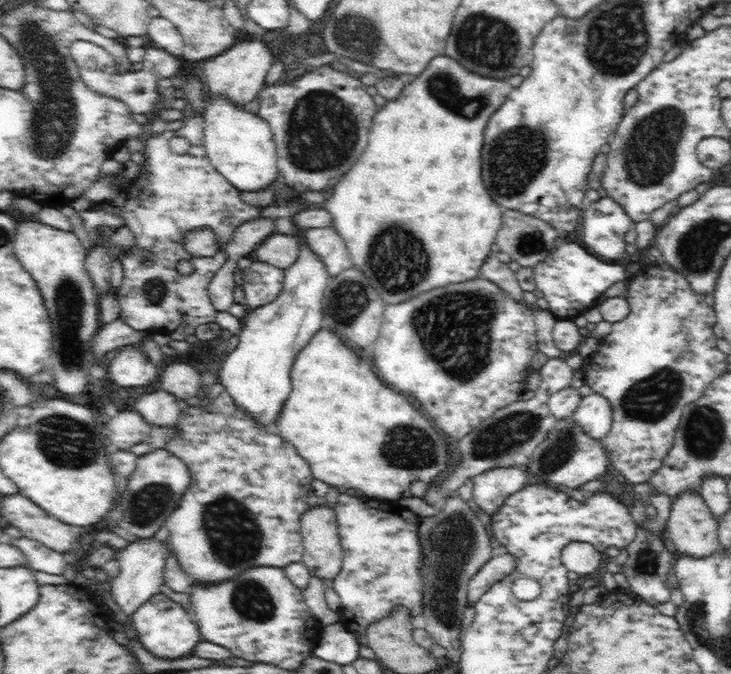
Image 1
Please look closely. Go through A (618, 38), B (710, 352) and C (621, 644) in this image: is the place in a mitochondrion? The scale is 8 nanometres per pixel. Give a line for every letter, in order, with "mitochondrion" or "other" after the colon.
A: mitochondrion
B: other
C: other

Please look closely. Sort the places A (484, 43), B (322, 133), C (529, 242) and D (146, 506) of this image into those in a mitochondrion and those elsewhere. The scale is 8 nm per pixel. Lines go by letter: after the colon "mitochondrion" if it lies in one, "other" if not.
A: mitochondrion
B: mitochondrion
C: mitochondrion
D: mitochondrion

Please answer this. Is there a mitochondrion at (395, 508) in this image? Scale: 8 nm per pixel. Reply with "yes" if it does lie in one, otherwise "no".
no

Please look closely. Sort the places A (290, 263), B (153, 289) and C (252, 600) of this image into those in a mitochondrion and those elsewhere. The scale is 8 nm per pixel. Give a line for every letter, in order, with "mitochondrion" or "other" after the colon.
A: other
B: mitochondrion
C: mitochondrion

